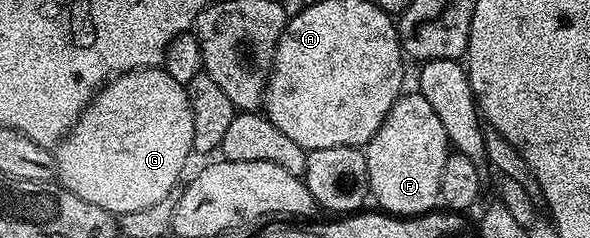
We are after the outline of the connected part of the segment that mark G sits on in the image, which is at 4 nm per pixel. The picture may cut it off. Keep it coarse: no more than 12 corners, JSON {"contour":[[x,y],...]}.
{"contour":[[114,76],[56,147],[61,186],[121,217],[171,198],[190,92]]}

